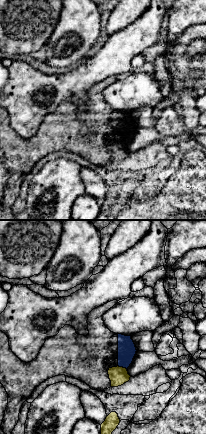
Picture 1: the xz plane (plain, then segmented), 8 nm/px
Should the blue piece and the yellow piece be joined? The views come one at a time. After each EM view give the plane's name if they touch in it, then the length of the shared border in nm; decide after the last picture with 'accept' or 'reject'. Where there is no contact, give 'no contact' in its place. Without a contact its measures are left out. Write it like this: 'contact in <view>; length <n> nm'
contact in xz; length 80 nm

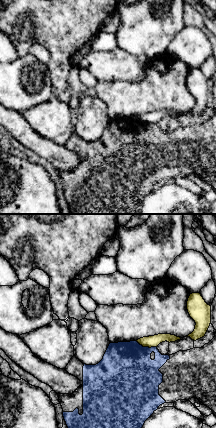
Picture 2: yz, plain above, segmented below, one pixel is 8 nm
contact in yz; length 180 nm

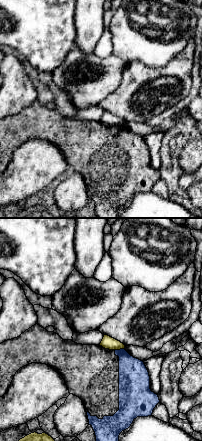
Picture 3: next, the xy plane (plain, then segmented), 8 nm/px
contact in xy; length 80 nm

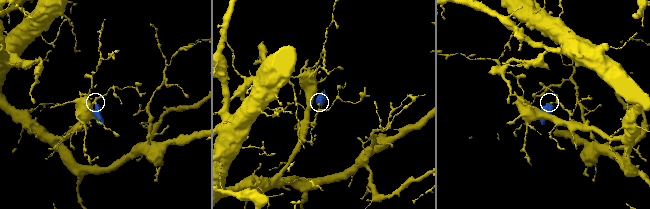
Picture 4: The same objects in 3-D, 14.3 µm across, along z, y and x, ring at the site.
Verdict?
reject

